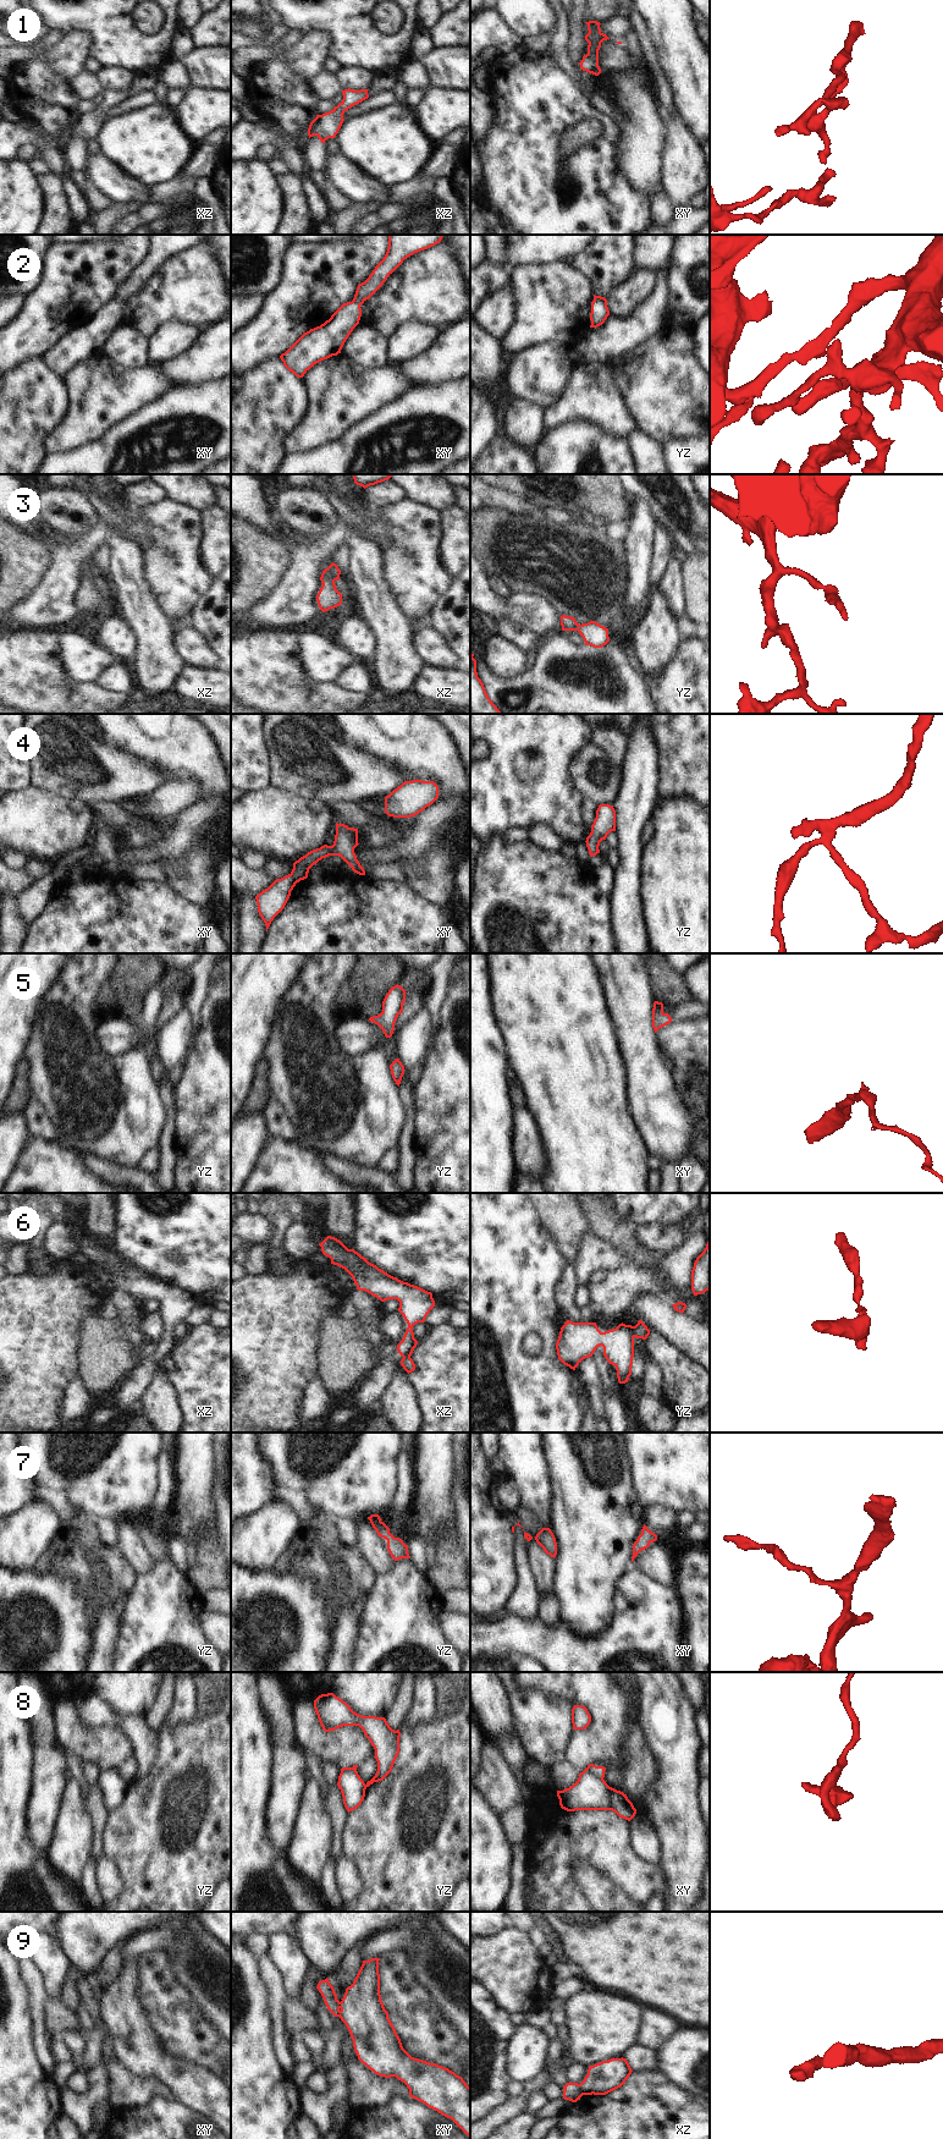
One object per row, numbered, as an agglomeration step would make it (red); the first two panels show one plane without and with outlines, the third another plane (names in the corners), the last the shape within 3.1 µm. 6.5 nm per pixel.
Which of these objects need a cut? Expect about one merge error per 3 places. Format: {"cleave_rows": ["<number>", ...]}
{"cleave_rows": ["6", "8", "9"]}

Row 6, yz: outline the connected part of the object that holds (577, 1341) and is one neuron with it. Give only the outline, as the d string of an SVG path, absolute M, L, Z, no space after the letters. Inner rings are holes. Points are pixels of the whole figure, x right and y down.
M567 1320L561 1327L556 1343L558 1359L575 1370L579 1363L592 1357L597 1347L603 1347L607 1362L616 1367L619 1384L632 1375L635 1327L619 1324L616 1329L601 1332L596 1323L573 1323Z

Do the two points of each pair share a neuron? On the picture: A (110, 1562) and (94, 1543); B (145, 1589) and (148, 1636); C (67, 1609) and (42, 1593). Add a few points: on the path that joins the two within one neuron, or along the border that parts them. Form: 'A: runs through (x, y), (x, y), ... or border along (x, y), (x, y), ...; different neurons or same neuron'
A: border along (101, 1544), (99, 1562), (109, 1576); different neurons
B: runs through (148, 1600), (148, 1625); same neuron
C: runs through (61, 1609), (58, 1609), (48, 1599); same neuron

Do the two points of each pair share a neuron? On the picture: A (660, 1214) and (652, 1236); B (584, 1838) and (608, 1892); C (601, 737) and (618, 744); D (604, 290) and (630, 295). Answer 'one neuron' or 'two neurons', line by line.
A: two neurons
B: two neurons
C: one neuron
D: two neurons

